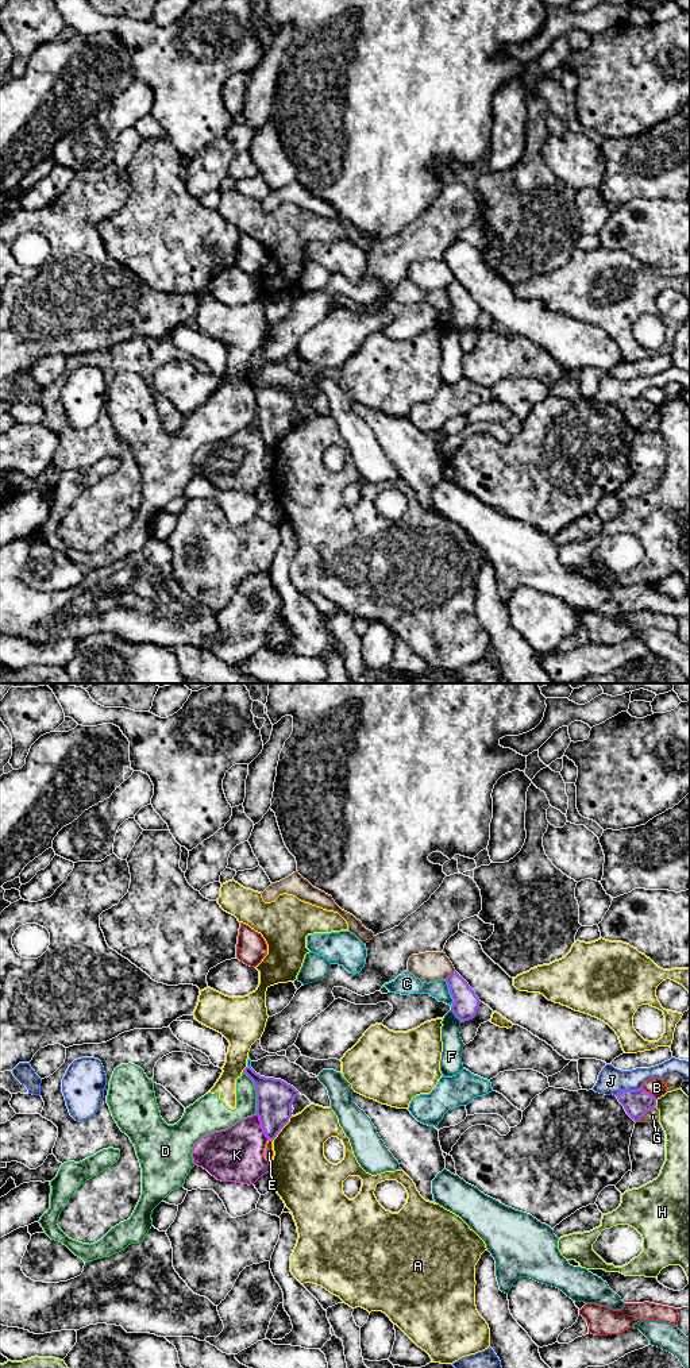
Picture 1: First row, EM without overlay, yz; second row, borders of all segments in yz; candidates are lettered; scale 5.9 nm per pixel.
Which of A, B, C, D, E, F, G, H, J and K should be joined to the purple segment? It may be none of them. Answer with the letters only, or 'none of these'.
none of these

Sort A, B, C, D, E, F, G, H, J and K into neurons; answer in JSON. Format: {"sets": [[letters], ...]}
{"sets": [["A", "D"], ["B"], ["C"], ["E"], ["F"], ["G"], ["H"], ["J"], ["K"]]}

